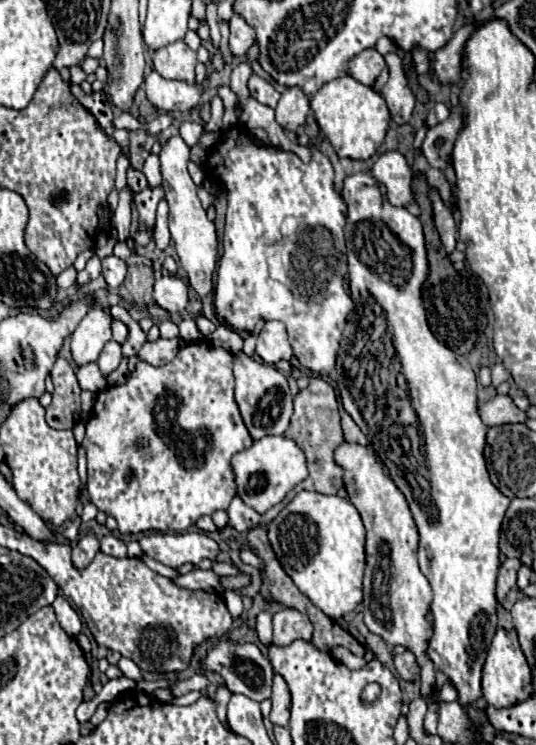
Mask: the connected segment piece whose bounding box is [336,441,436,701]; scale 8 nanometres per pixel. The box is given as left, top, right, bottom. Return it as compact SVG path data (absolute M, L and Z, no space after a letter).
M346 441L344 445L340 445L340 449L336 449L336 461L344 469L344 487L348 499L362 515L364 527L368 531L364 573L364 623L372 633L380 635L386 645L402 645L416 655L422 667L422 697L436 701L436 693L432 691L436 671L432 669L432 661L424 657L424 645L428 645L428 637L432 635L432 625L428 625L428 613L424 613L424 609L428 609L428 601L432 601L432 591L428 589L428 579L418 567L418 533L408 503L366 447Z

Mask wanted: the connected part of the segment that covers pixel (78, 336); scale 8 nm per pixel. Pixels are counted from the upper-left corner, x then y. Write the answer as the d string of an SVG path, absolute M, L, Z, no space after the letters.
M94 307L72 333L72 359L74 363L86 365L98 359L102 347L112 339L110 313Z

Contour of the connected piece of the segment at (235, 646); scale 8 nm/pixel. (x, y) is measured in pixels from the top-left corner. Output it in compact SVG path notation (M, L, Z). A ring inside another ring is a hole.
M222 641L208 653L208 657L202 661L202 667L208 669L208 671L220 673L226 687L232 693L242 693L242 695L246 695L254 701L264 701L264 699L270 697L274 671L272 671L268 657L262 655L262 651L252 643L240 645L240 643L232 643L232 641Z

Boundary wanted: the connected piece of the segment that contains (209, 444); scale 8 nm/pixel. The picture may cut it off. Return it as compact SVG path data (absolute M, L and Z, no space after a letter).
M200 341L200 343L190 343L180 353L174 357L174 361L154 367L146 361L138 361L136 371L130 373L126 383L108 387L96 395L92 415L86 423L86 439L84 439L84 449L86 449L86 459L88 459L88 499L92 505L96 505L100 511L106 515L114 517L118 521L118 531L120 533L142 533L148 529L158 529L158 531L186 531L190 525L196 523L198 517L202 515L212 515L216 509L228 509L236 487L234 487L234 477L232 477L232 467L230 459L234 453L244 451L252 445L252 437L240 417L238 405L234 401L234 375L232 375L232 353L214 347L210 341Z

